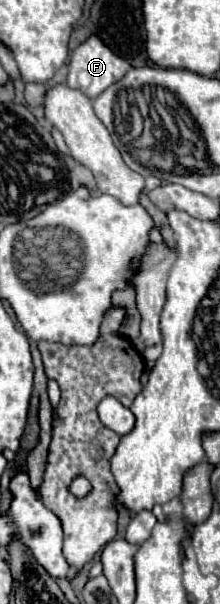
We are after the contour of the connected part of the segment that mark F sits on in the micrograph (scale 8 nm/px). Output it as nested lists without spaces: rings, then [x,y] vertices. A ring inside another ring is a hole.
[[[92,35],[72,51],[66,85],[96,99],[104,89],[120,81],[128,69],[132,69],[128,61],[114,55],[96,35]]]

